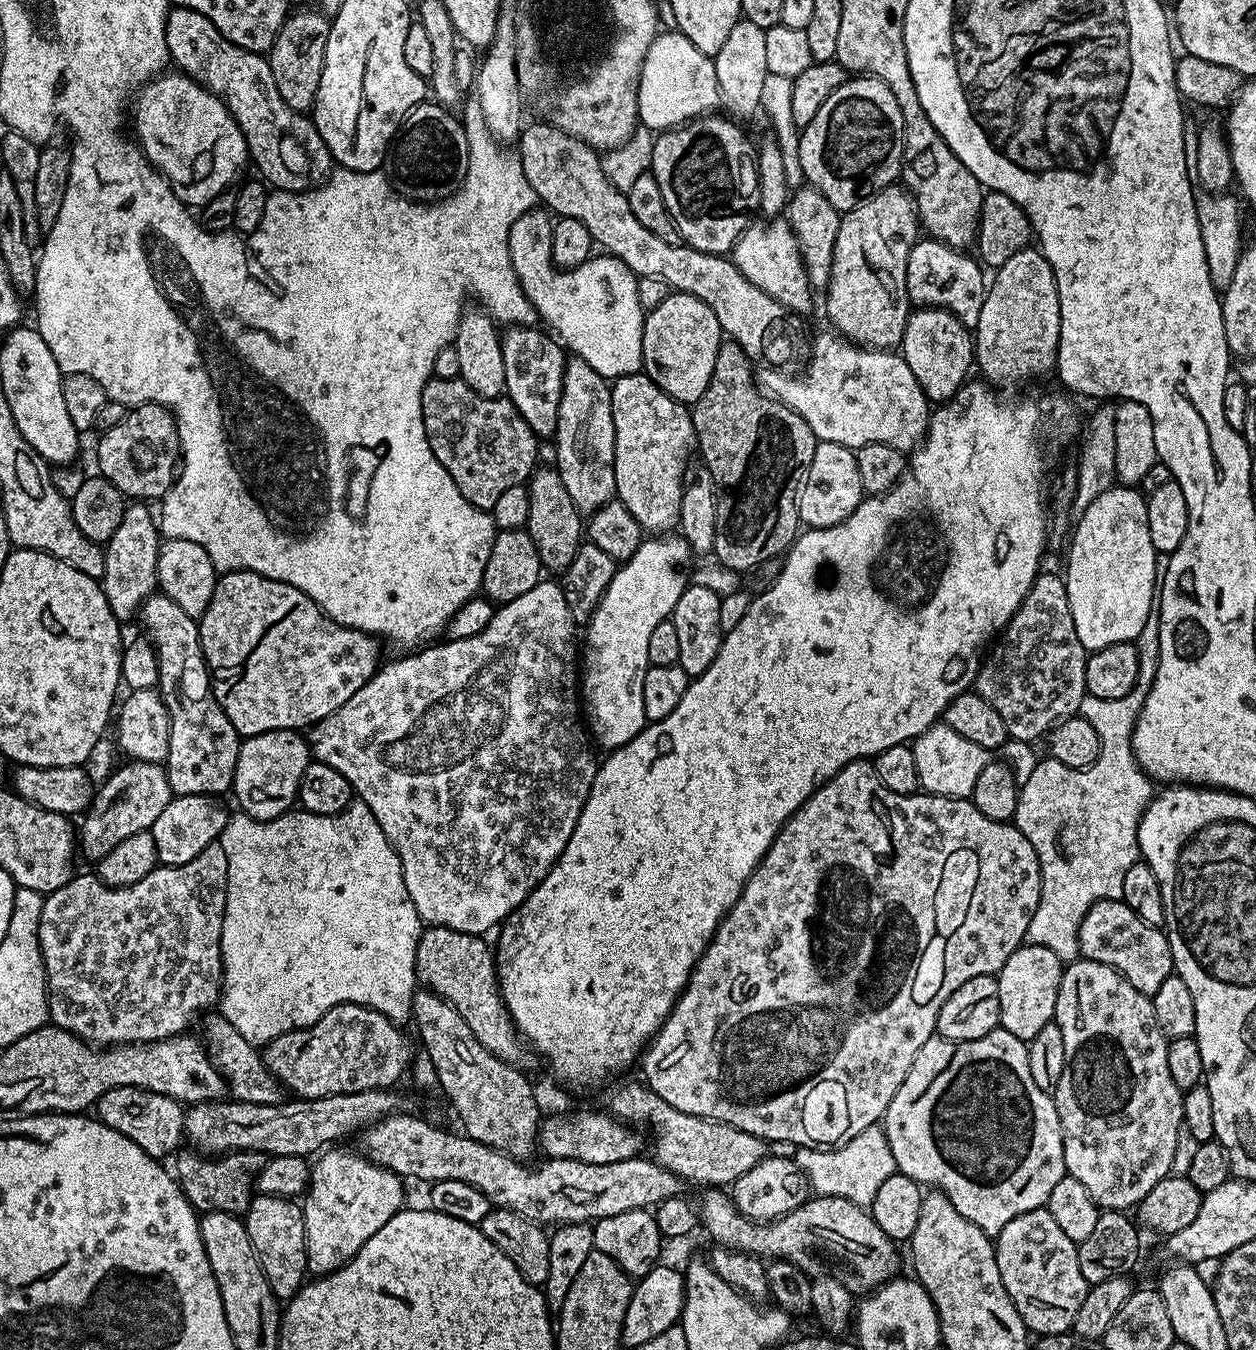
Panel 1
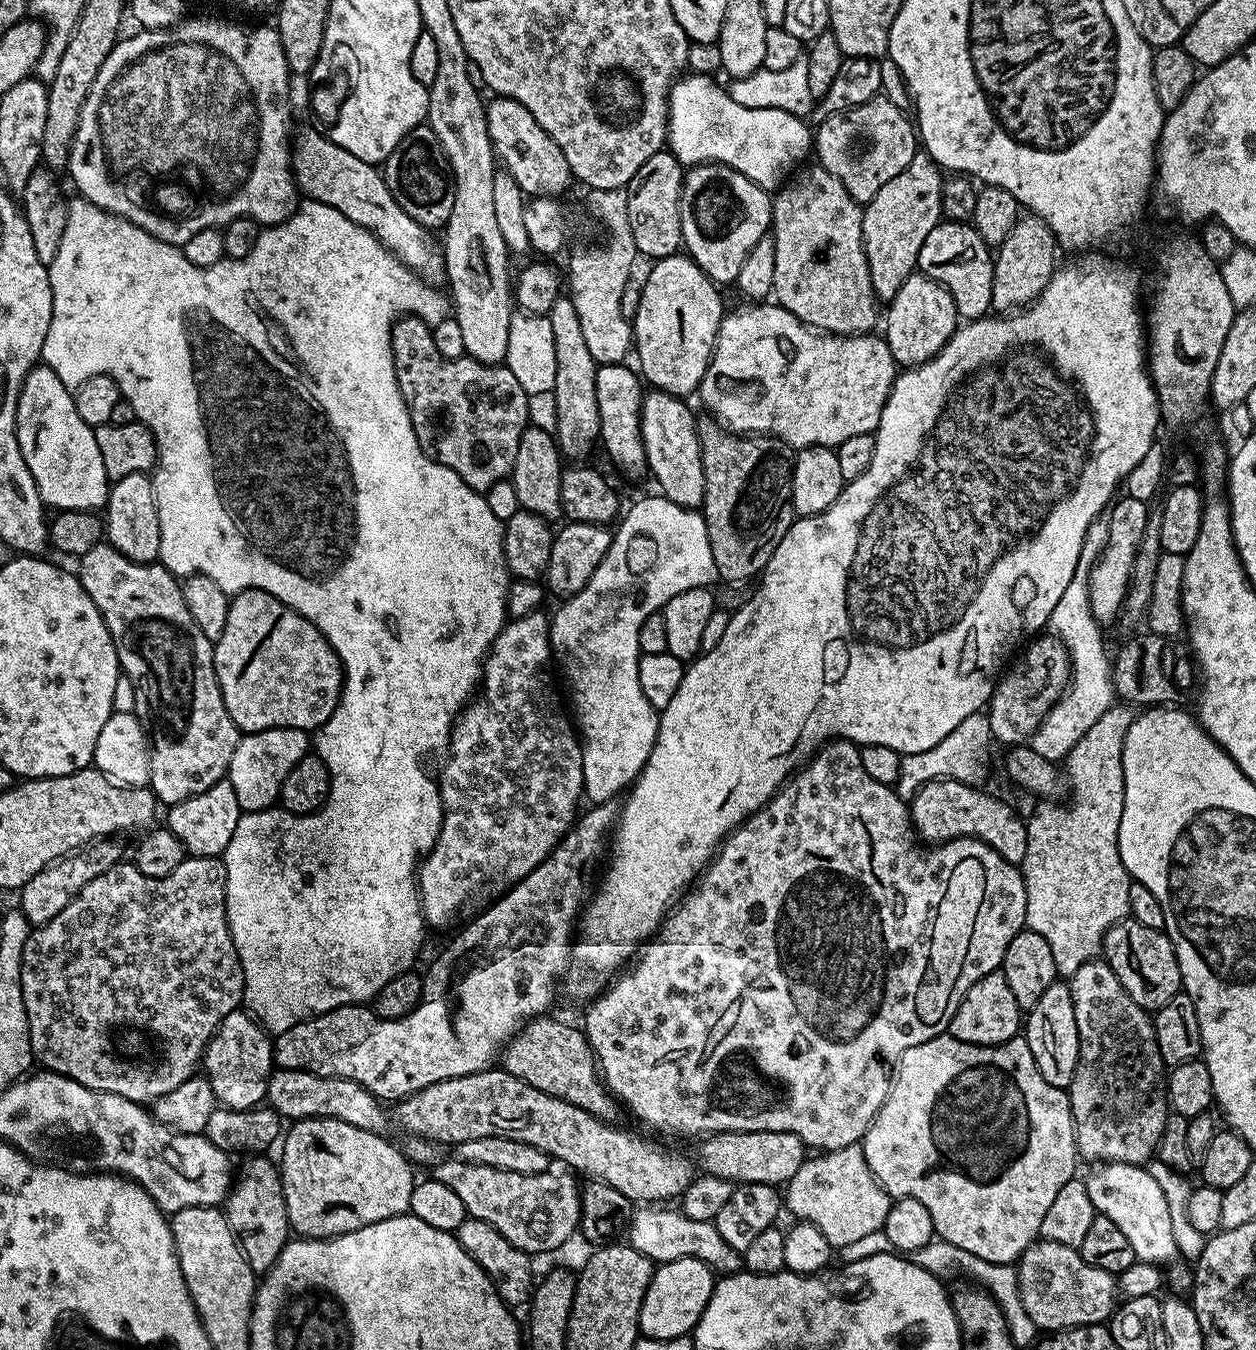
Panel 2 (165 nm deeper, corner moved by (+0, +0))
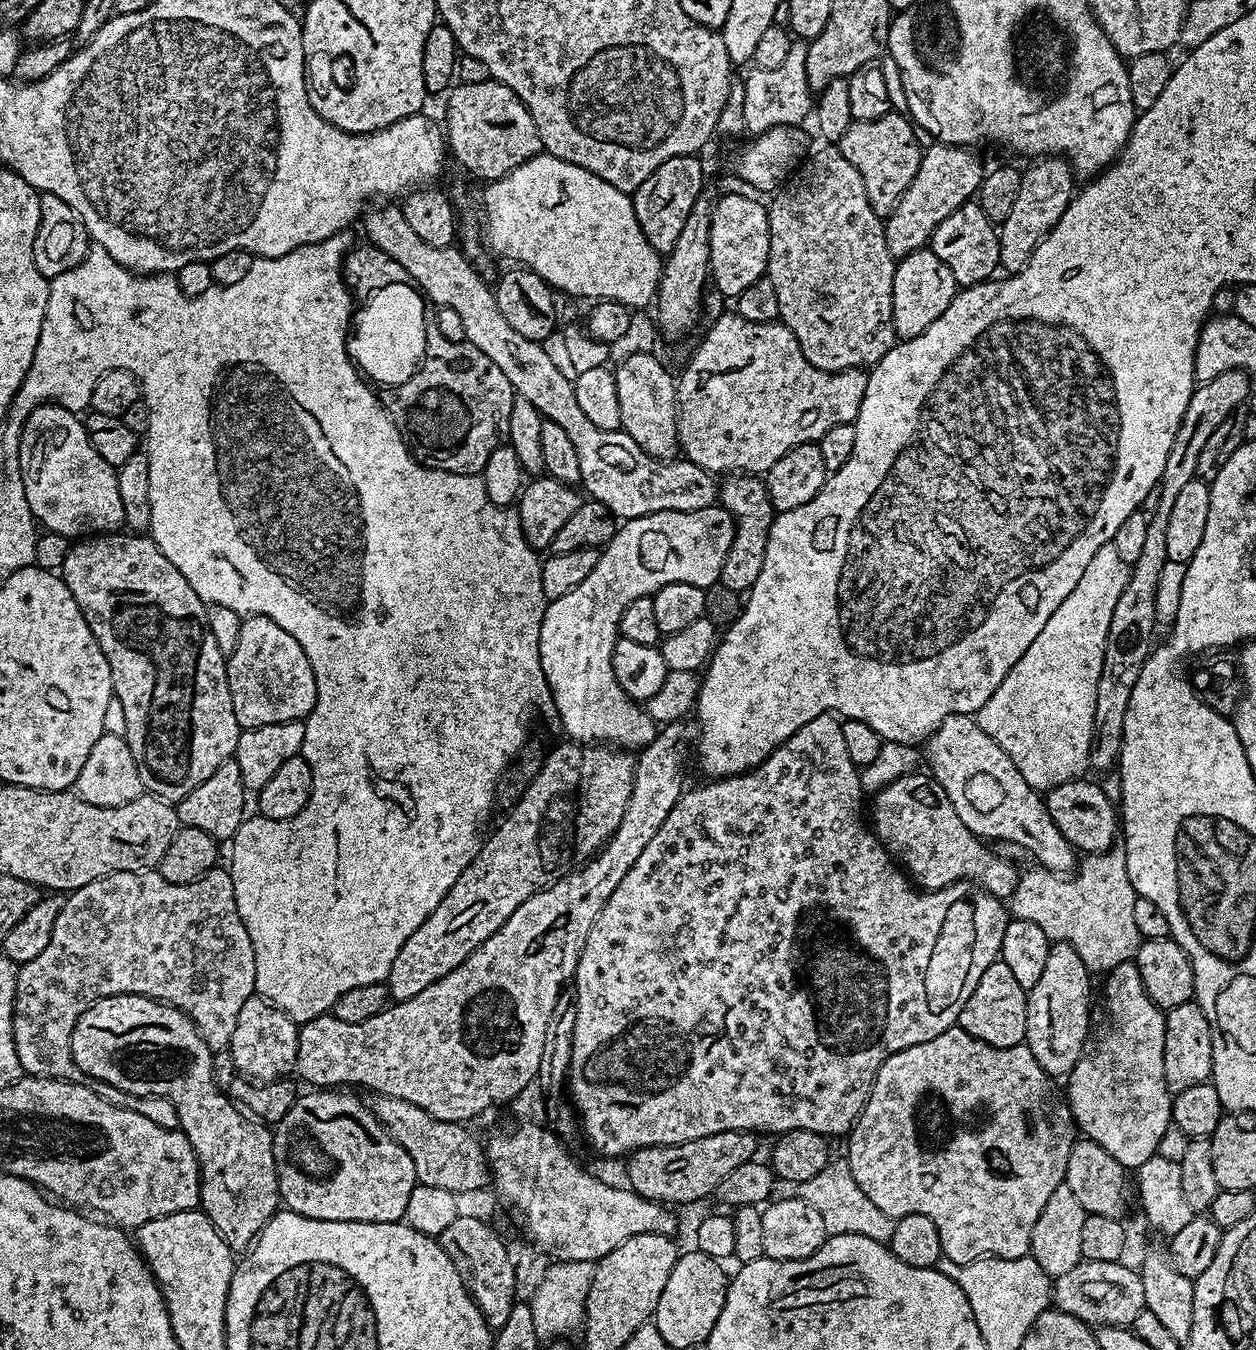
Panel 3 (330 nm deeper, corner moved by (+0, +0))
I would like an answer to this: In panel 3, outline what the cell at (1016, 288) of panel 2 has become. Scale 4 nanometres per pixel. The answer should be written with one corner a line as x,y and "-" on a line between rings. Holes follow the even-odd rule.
1045,156
1037,159
1022,172
1022,186
1018,186
1018,198
1006,222
998,226
1000,237
1000,268
1005,273
1021,272
1030,262
1034,250
1052,231
1052,227
1062,218
1066,206
1072,201
1074,173
1072,165
1059,156

